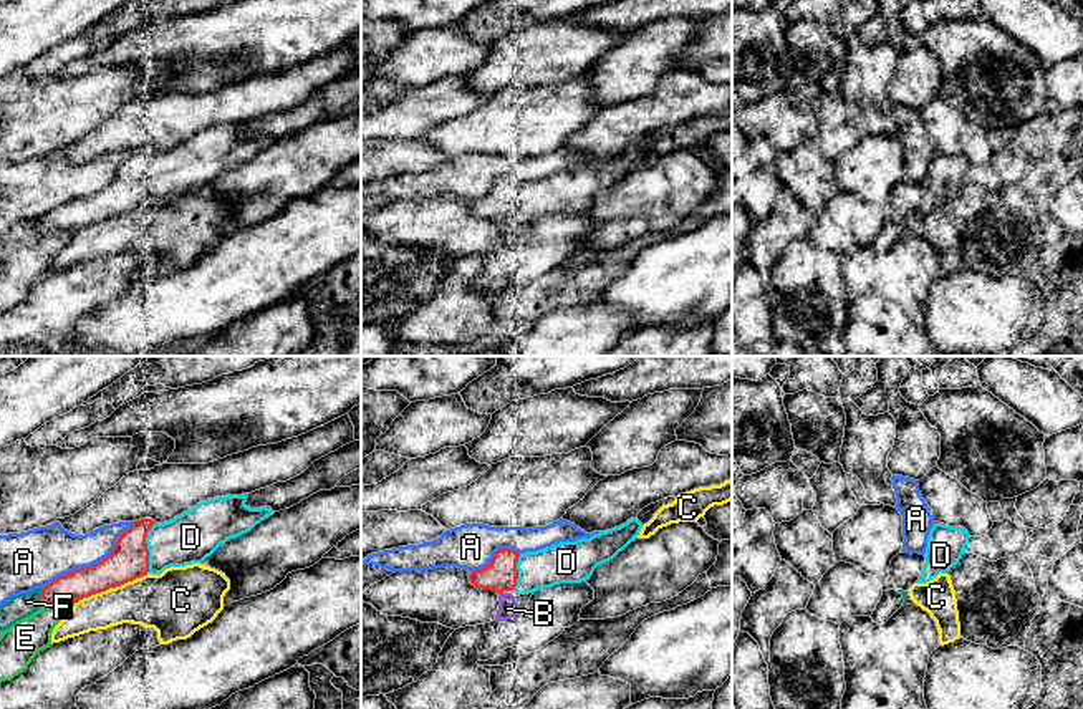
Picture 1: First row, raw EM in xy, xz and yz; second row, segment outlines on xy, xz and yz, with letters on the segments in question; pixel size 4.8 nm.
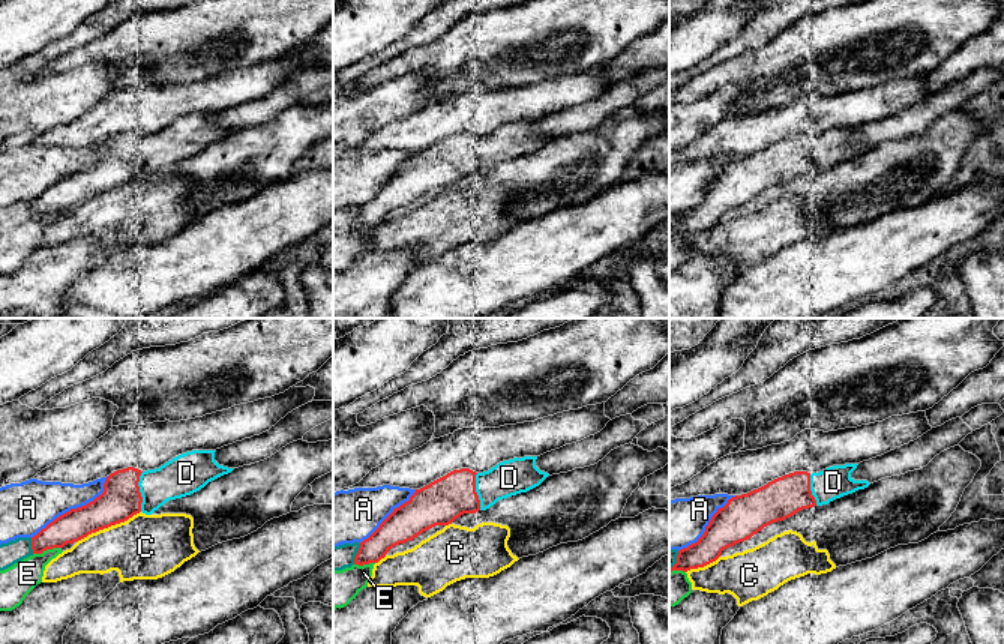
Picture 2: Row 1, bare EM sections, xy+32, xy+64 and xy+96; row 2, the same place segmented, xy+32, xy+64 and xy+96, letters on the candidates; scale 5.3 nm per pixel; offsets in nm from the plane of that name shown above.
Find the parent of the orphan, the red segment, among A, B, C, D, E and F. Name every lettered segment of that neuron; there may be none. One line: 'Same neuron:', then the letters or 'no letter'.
Same neuron: D

